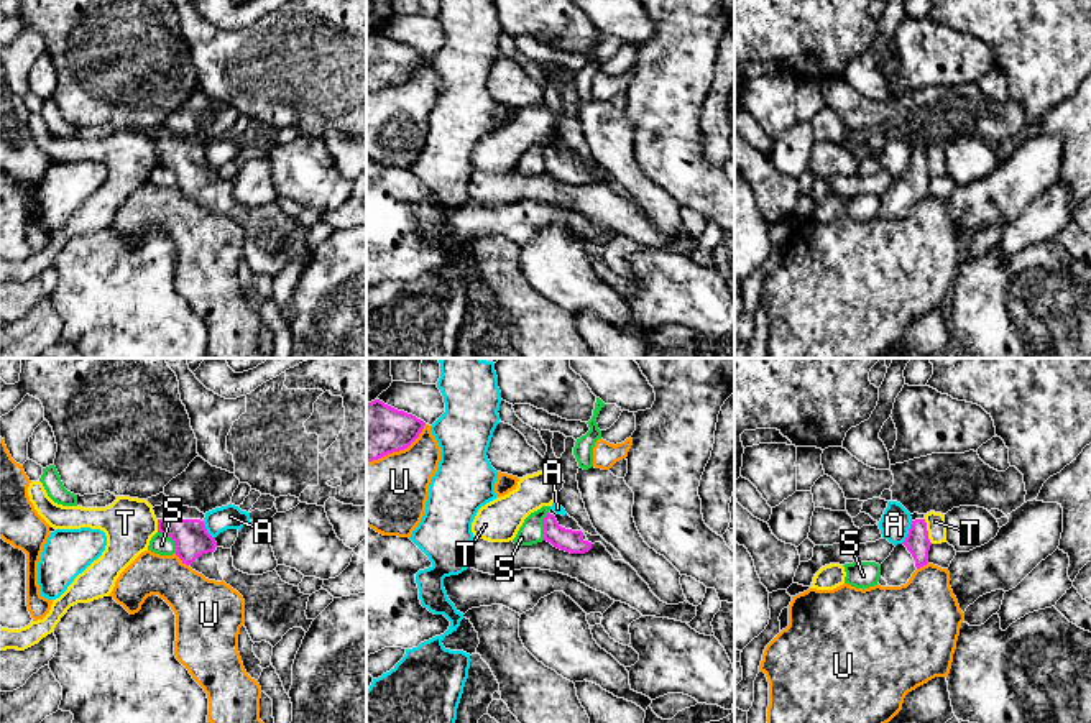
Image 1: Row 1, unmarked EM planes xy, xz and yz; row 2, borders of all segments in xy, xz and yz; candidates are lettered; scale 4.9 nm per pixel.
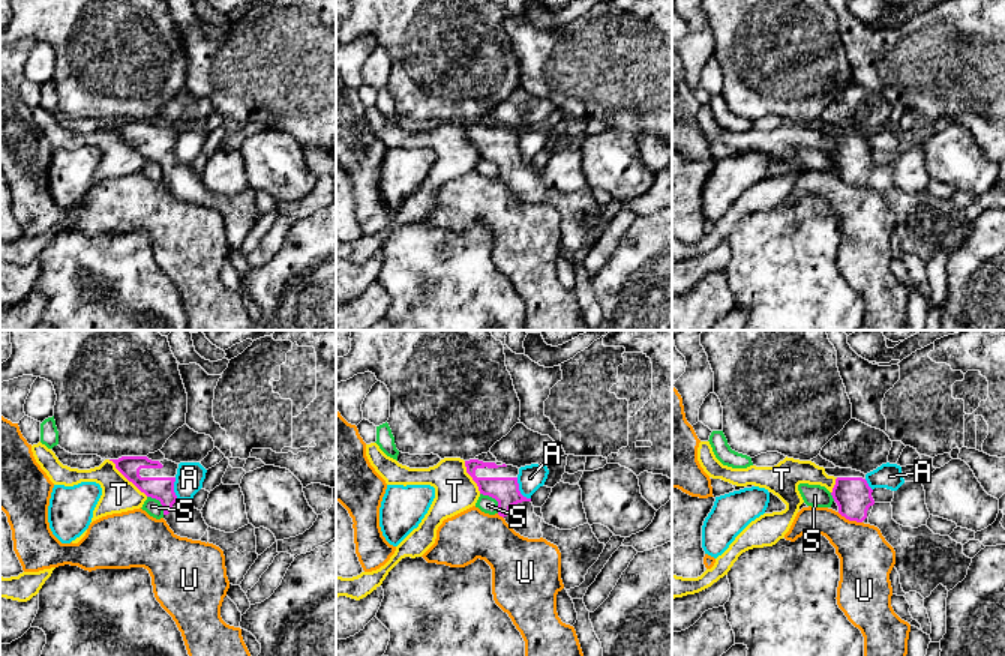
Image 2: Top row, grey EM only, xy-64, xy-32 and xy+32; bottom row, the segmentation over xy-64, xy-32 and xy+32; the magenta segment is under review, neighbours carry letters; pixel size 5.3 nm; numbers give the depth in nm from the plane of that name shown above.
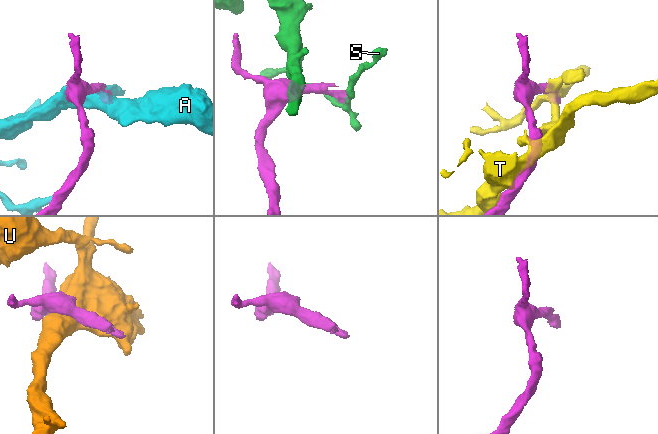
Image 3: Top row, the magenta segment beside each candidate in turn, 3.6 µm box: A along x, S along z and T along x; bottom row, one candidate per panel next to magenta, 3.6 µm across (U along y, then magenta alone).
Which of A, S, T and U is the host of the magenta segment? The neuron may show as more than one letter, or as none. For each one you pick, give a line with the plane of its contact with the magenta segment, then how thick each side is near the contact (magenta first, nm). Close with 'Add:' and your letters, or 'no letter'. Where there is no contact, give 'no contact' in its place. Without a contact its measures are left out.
Add: no letter

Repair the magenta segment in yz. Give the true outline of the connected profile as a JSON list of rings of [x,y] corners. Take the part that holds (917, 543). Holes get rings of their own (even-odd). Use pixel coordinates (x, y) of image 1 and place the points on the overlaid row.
[[[925,519],[912,521],[905,541],[881,564],[881,577],[889,587],[905,585],[917,569],[928,564],[930,546]]]

